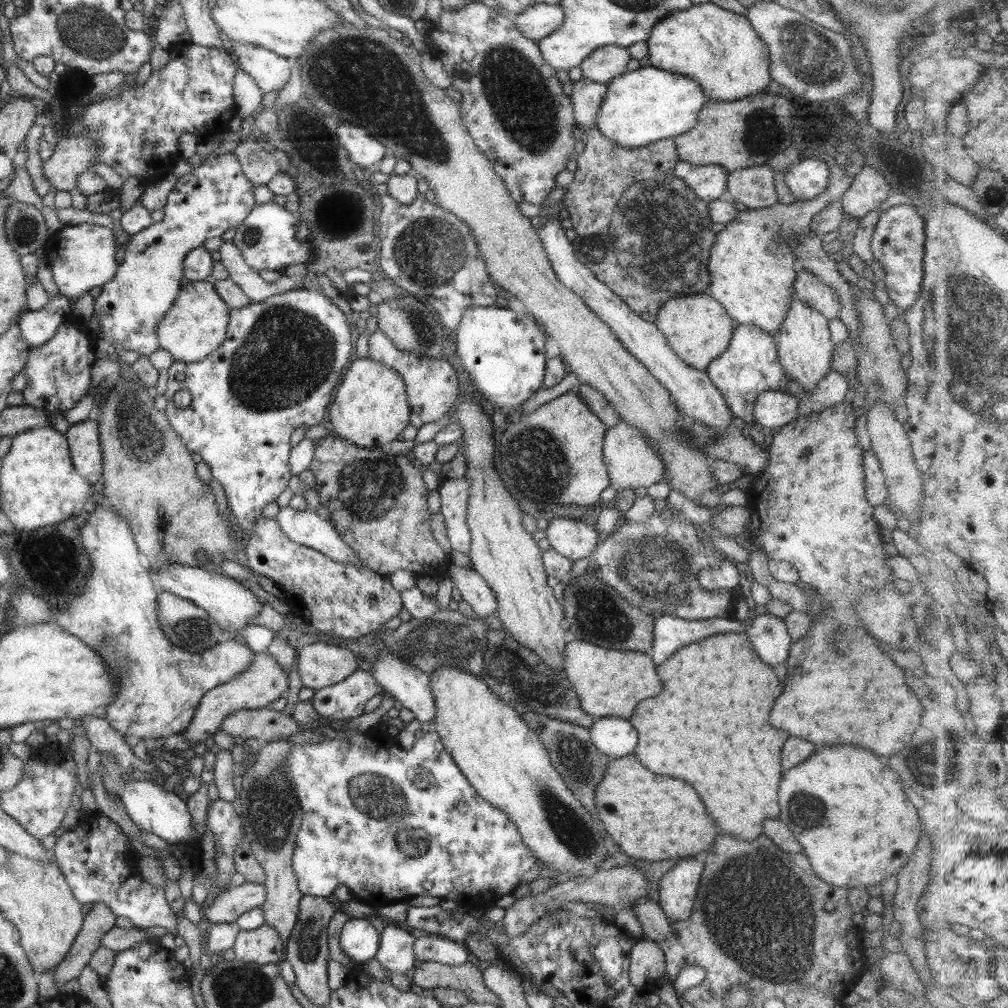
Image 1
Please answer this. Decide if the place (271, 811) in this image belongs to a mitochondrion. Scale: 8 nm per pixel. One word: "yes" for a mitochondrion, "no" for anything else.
yes

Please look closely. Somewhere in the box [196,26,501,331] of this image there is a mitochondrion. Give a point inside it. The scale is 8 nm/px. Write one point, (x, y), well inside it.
(369, 80)

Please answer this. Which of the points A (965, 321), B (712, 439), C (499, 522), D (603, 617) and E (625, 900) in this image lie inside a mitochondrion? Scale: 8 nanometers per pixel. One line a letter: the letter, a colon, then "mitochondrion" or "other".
A: mitochondrion
B: mitochondrion
C: other
D: mitochondrion
E: mitochondrion

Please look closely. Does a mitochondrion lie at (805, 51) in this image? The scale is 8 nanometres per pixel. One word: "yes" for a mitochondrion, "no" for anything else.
yes

